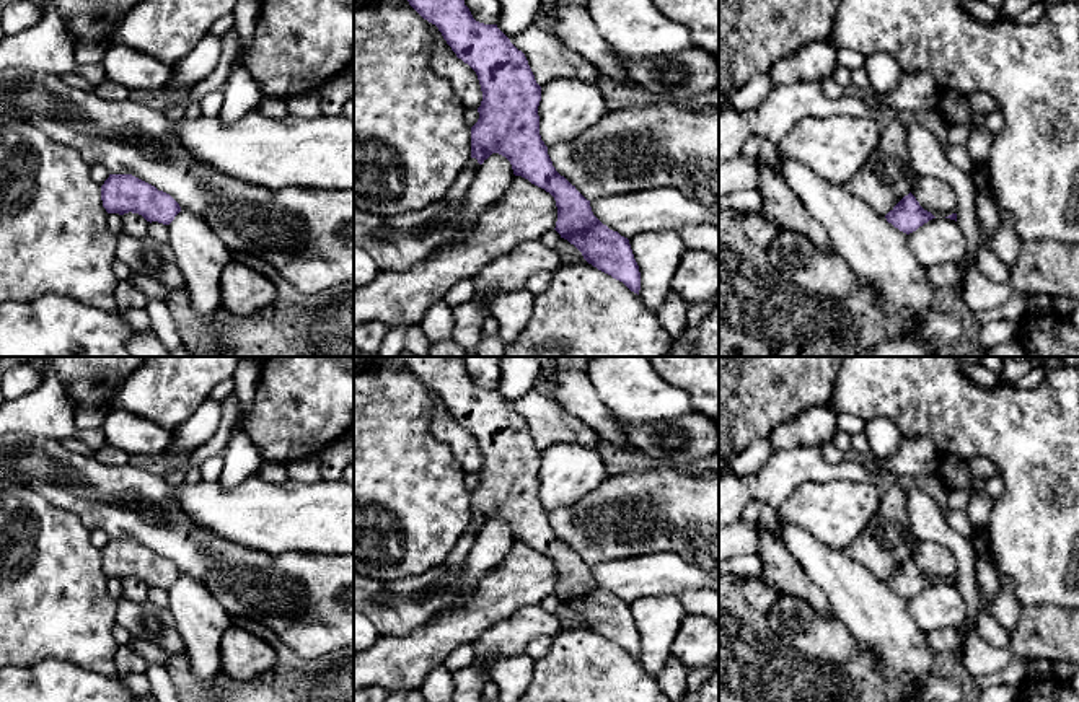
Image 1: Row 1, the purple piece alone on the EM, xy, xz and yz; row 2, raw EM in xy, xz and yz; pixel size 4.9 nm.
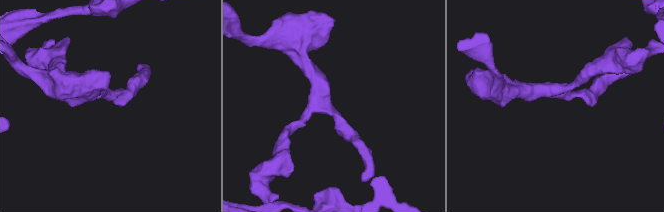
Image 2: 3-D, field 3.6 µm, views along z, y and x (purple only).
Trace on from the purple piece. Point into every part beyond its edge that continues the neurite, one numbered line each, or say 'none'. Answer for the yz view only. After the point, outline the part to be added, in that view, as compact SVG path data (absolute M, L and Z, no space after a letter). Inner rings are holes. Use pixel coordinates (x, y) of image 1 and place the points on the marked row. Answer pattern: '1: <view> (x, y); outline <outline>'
none

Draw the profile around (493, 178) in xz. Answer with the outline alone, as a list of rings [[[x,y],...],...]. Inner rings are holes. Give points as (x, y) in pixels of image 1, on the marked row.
[[[492,153],[484,160],[465,194],[461,228],[450,241],[434,249],[432,256],[468,241],[481,217],[504,195],[513,178],[512,165],[505,156]]]

